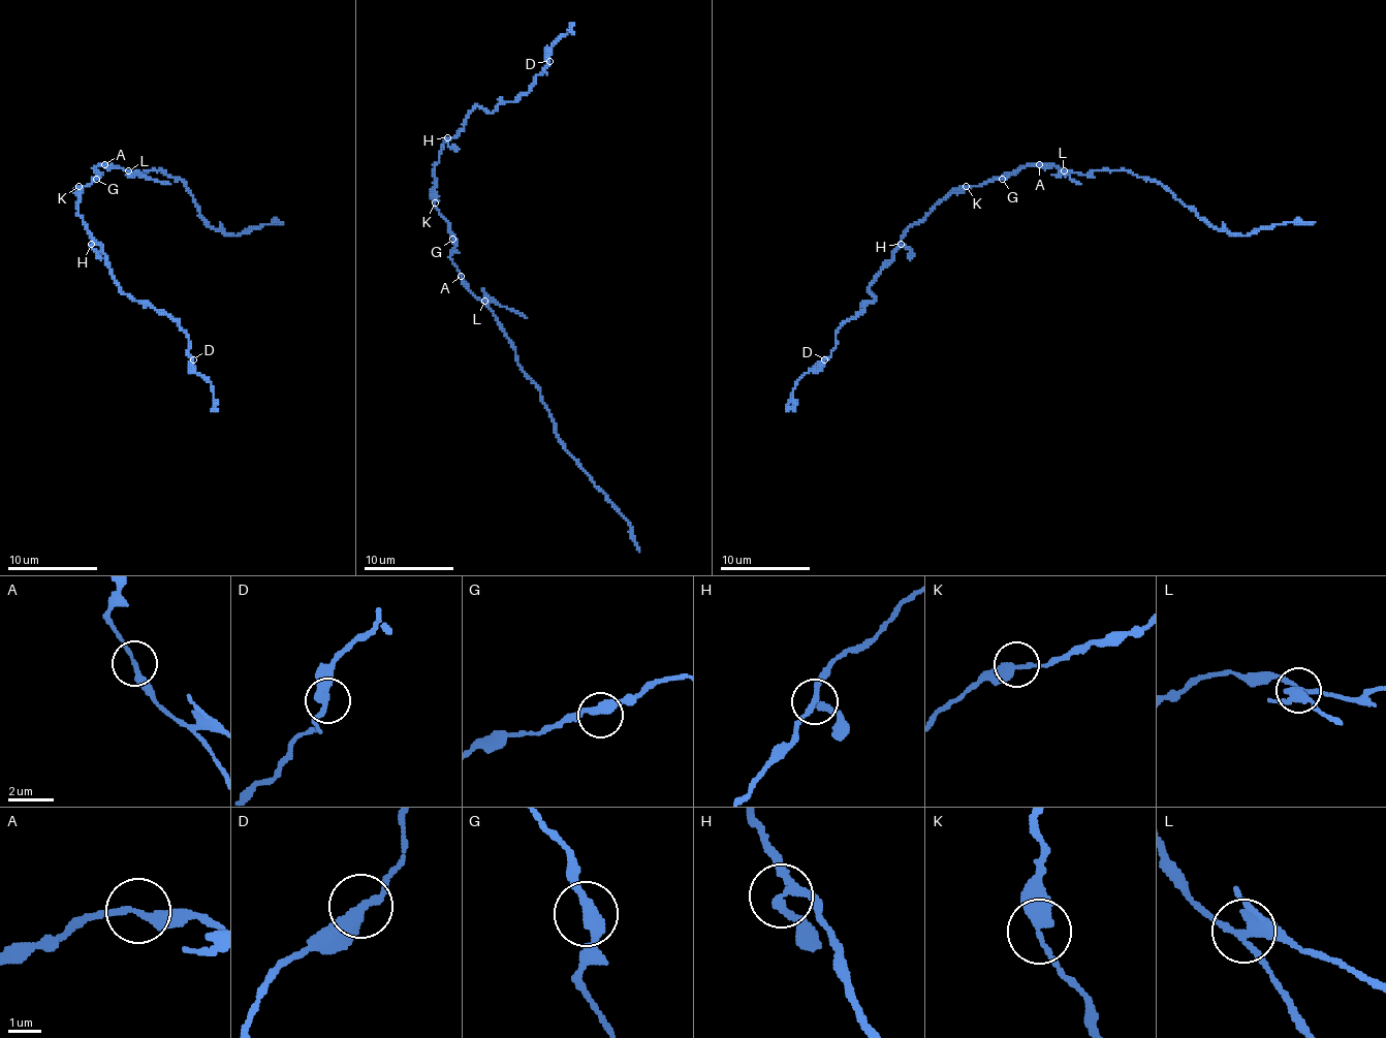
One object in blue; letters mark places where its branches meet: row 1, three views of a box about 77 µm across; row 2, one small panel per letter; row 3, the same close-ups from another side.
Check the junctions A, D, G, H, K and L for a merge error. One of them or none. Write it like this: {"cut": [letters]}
{"cut": ["L"]}

